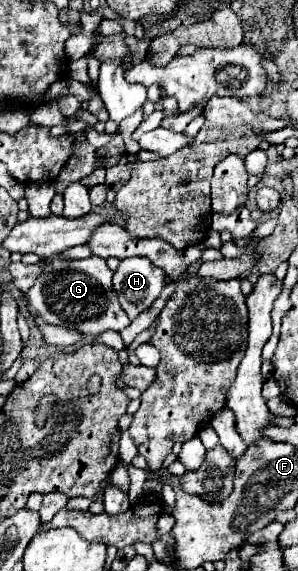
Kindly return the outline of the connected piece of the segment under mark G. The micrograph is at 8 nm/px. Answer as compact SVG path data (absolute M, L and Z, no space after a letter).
M92 256L86 260L62 260L62 258L44 258L46 270L28 290L28 300L34 312L44 318L48 324L76 328L86 336L100 336L106 330L124 330L130 320L124 314L116 292L112 290L112 270L106 260Z

